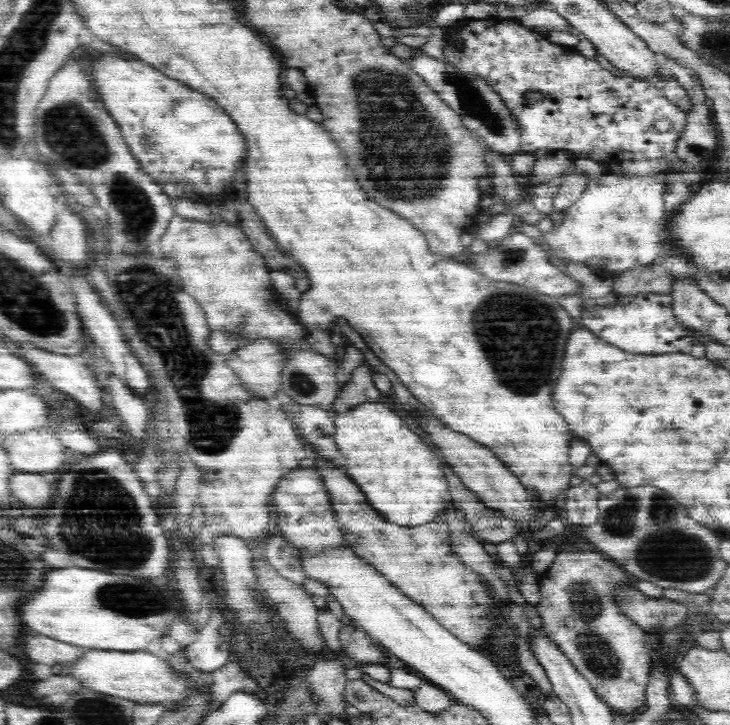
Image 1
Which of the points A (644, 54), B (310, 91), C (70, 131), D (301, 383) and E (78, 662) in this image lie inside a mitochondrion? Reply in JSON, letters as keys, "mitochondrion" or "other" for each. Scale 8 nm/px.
{"A":"other","B":"other","C":"mitochondrion","D":"mitochondrion","E":"other"}

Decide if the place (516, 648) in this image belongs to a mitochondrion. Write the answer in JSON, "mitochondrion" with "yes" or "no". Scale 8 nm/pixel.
{"mitochondrion":"no"}

